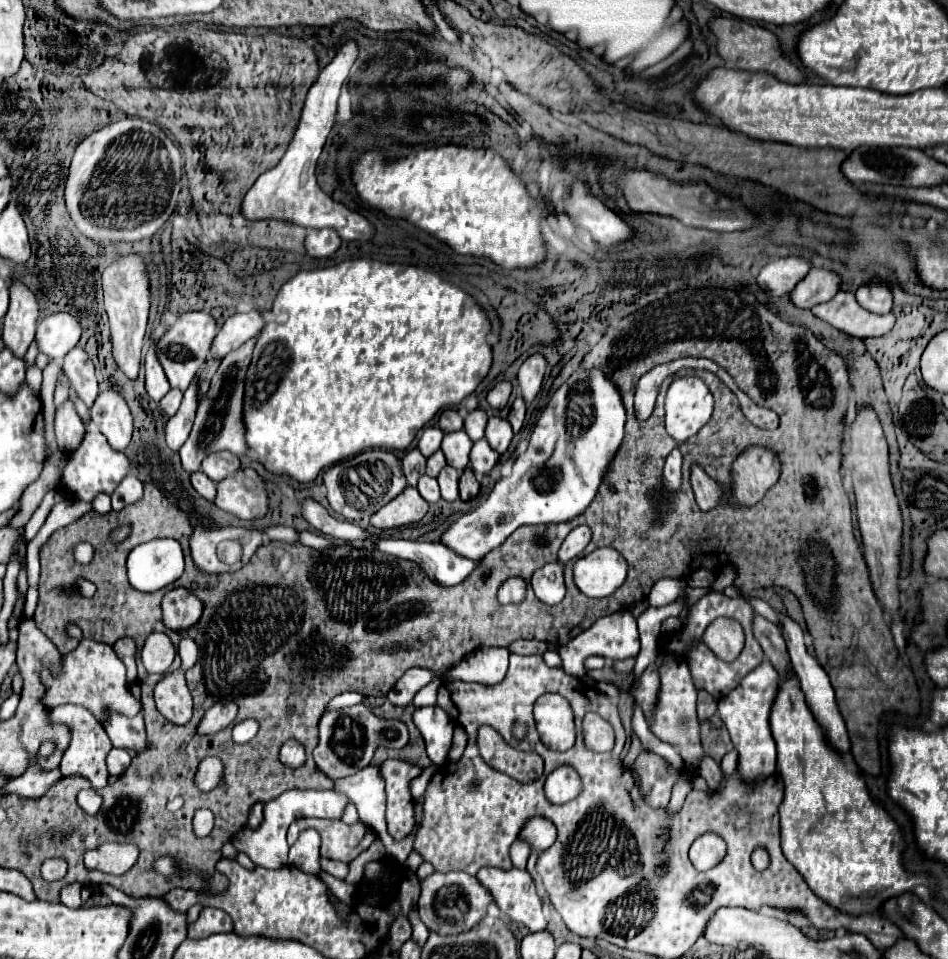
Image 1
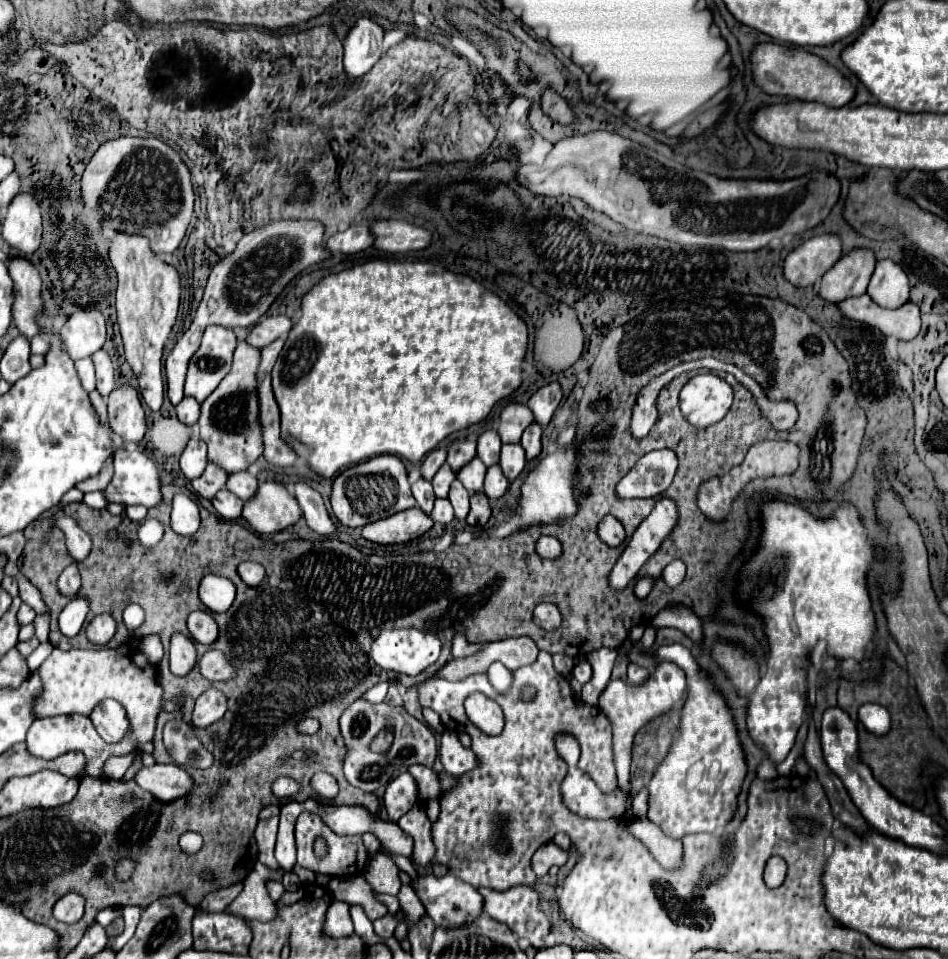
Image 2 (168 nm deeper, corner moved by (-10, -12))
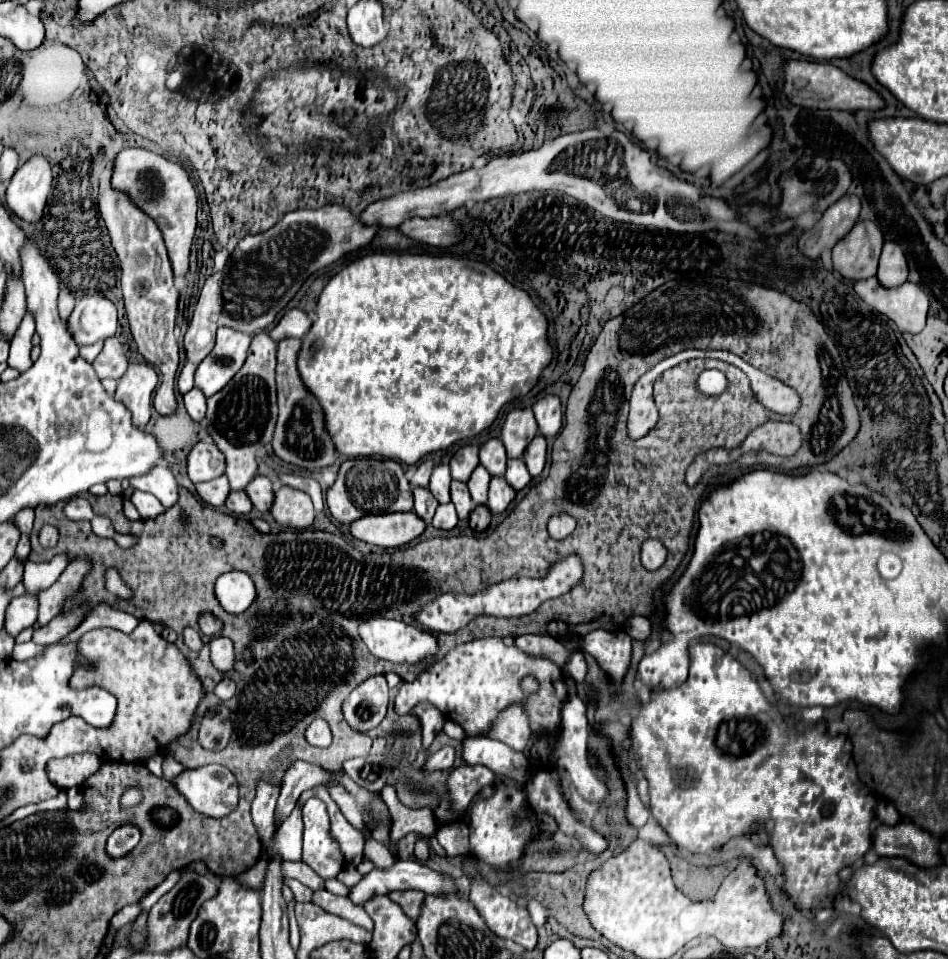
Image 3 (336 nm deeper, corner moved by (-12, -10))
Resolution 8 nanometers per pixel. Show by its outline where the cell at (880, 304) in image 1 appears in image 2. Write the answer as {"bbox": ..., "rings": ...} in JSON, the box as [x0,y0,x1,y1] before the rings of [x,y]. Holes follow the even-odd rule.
{"bbox":[867,259,909,307],"rings":[[[881,259],[875,267],[867,293],[881,303],[881,307],[901,307],[909,299],[909,279],[905,271],[891,259]]]}

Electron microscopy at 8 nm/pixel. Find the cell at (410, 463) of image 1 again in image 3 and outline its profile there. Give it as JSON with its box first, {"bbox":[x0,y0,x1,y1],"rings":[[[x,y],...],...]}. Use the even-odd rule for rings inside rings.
{"bbox":[413,487,437,523],"rings":[[[413,487],[413,495],[415,495],[415,513],[419,517],[423,517],[425,523],[431,523],[433,513],[437,509],[437,499],[433,497],[433,493],[427,487]]]}

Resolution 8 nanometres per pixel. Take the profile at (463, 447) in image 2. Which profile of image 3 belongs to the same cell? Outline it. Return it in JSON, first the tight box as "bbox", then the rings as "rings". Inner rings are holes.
{"bbox":[449,445,479,481],"rings":[[[465,445],[453,455],[453,459],[449,463],[453,479],[459,479],[459,481],[467,481],[469,479],[473,469],[479,465],[477,451],[479,451],[477,445]]]}

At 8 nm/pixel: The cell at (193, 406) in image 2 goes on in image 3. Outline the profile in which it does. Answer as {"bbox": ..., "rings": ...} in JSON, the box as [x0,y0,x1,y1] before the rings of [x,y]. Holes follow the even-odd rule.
{"bbox":[183,389,205,421],"rings":[[[191,389],[189,393],[183,395],[183,401],[185,401],[185,409],[187,413],[191,415],[193,421],[201,421],[205,417],[205,397],[199,389]]]}

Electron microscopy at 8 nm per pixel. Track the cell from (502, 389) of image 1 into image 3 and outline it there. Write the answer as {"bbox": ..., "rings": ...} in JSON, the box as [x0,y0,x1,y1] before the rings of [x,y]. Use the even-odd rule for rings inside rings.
{"bbox":[501,407,537,457],"rings":[[[531,407],[513,409],[507,413],[507,419],[501,429],[501,441],[509,457],[521,457],[529,441],[537,435],[537,421]]]}

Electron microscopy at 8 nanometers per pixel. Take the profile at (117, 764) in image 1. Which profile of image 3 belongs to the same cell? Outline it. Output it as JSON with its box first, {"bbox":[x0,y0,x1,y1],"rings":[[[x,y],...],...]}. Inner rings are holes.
{"bbox":[173,765,237,819],"rings":[[[223,765],[183,769],[173,779],[173,787],[207,817],[221,819],[237,807],[237,779]]]}

